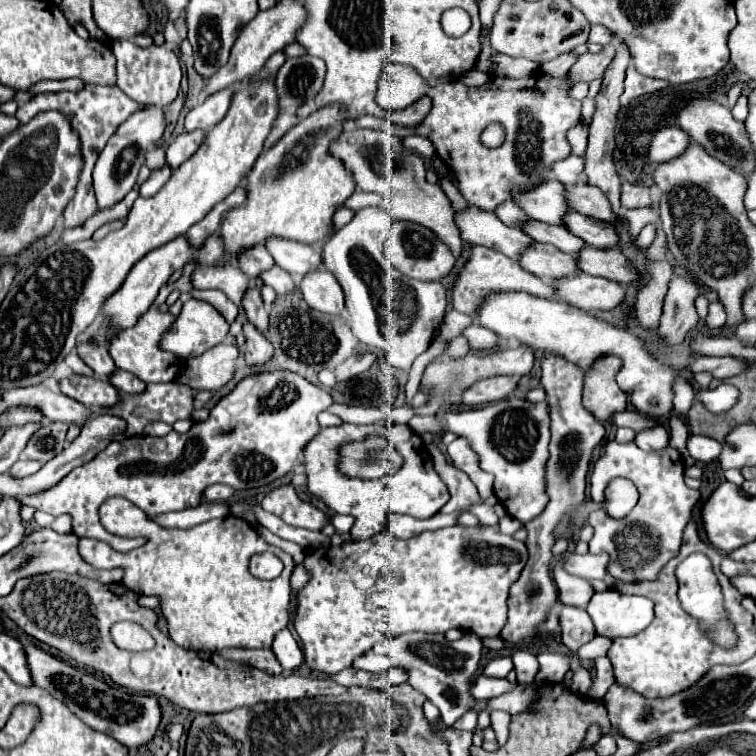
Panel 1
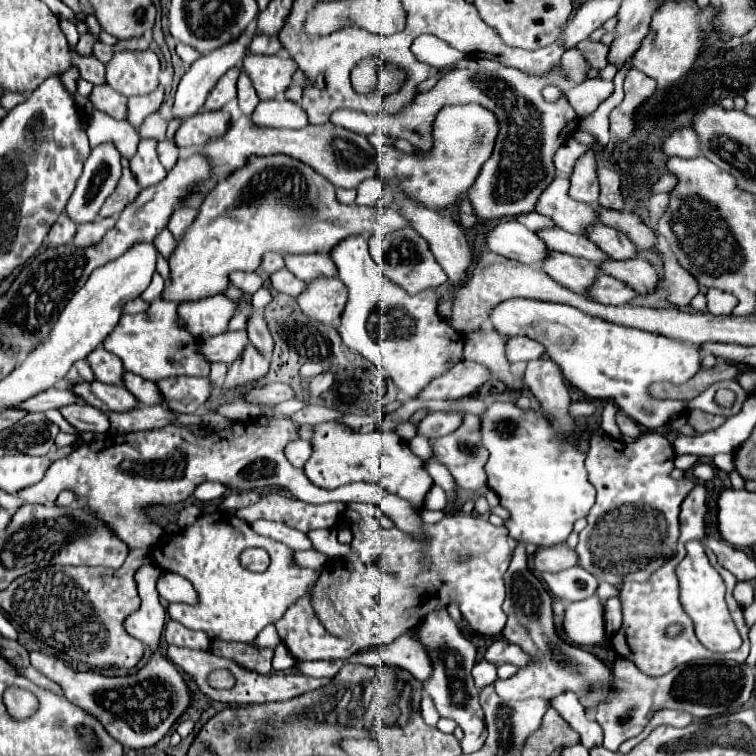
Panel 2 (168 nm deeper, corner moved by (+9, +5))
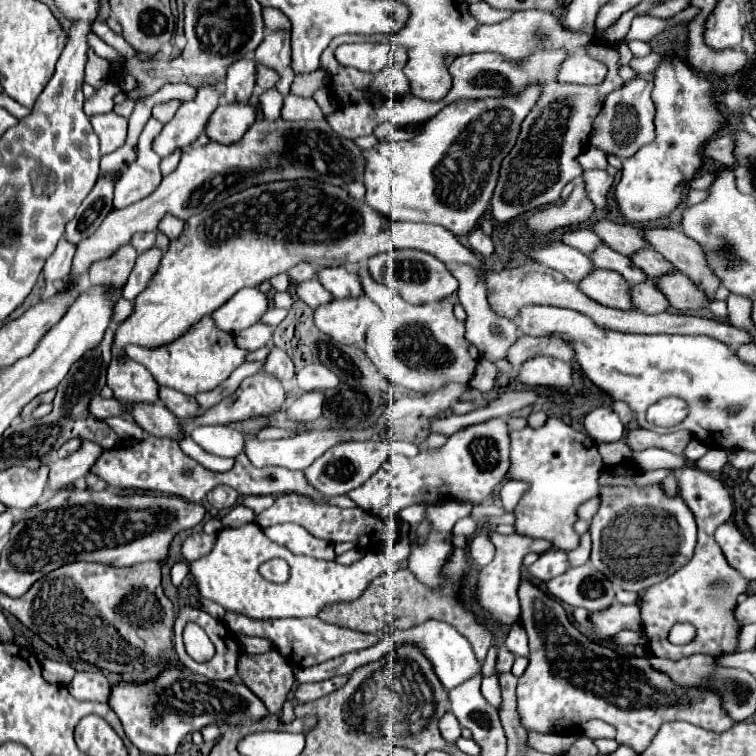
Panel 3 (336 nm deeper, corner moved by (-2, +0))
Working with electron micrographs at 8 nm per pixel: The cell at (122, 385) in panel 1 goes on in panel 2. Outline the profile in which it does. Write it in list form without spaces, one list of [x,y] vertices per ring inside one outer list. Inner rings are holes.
[[[125,373],[123,385],[127,391],[131,391],[145,405],[159,405],[161,403],[161,393],[157,391],[157,385],[153,381],[147,381],[147,379],[133,375],[133,373]]]

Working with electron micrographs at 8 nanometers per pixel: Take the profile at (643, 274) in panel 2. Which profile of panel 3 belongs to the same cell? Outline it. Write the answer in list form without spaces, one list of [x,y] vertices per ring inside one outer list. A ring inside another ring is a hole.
[[[680,272],[666,274],[666,278],[664,276],[658,278],[656,284],[666,294],[672,308],[676,310],[696,310],[696,308],[704,308],[710,302],[704,290],[700,290],[688,276]]]

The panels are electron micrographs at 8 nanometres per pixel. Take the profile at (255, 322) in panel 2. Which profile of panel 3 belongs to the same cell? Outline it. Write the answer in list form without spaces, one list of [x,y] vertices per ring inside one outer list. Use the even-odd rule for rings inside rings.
[[[272,346],[270,356],[266,358],[264,372],[274,376],[274,378],[278,378],[278,380],[282,380],[282,382],[288,382],[288,380],[292,380],[296,376],[294,364],[288,358],[288,354],[284,350],[280,350],[280,348],[274,348],[274,346]]]

